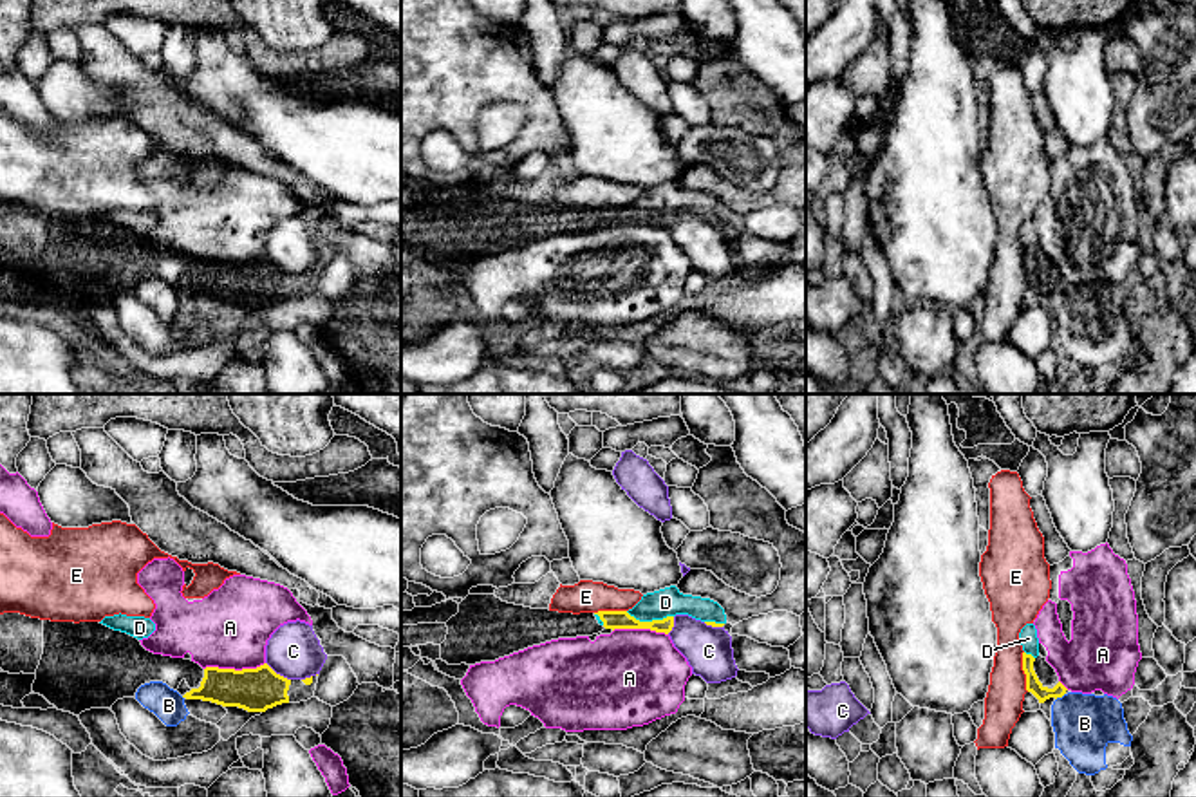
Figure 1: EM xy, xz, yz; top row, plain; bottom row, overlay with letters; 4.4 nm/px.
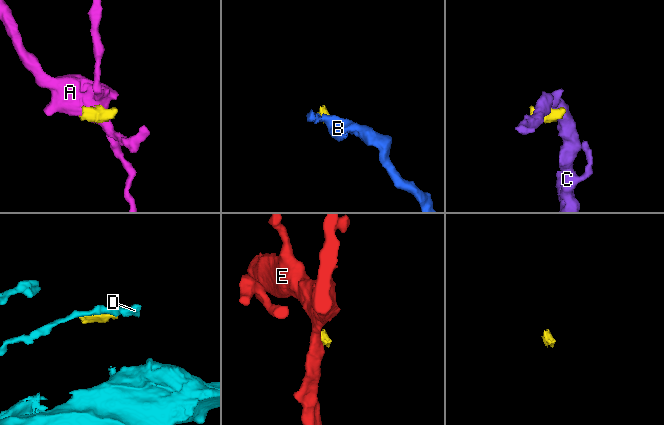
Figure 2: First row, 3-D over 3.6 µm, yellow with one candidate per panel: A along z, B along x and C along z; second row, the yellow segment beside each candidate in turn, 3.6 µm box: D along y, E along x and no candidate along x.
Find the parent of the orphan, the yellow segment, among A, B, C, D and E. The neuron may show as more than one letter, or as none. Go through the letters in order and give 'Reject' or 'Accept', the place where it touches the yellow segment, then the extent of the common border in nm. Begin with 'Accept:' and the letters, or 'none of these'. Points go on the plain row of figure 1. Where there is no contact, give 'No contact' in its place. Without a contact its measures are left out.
Accept: none of these
A: Reject. Touches yellow at xy (233, 264). Shared border 280 nm
B: Reject. Touches yellow at yz (1059, 291). Shared border 60 nm
C: Reject. Touches yellow at xy (279, 270). Shared border 140 nm
D: Reject. Touches yellow at xz (649, 217). Shared border 220 nm
E: Reject. Touches yellow at yz (1023, 264). Shared border 190 nm

